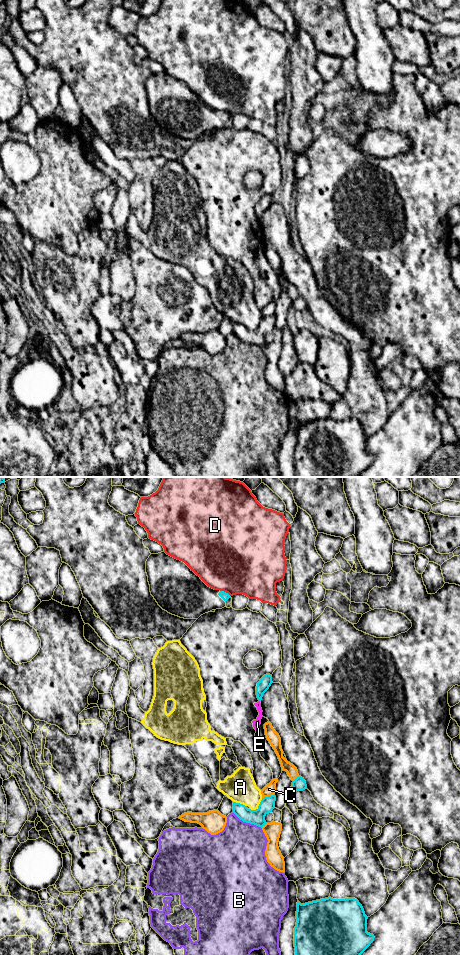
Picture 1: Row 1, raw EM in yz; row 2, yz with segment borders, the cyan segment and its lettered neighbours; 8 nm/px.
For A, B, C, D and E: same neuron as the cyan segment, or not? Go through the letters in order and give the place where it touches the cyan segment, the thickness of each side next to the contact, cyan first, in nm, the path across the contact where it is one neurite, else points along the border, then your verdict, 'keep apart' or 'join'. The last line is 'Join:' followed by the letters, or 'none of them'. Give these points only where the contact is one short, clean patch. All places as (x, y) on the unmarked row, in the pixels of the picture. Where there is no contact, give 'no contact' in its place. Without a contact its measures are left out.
A: contact yz (258, 326); calibres 130 and 240 nm; keep apart
B: contact yz (247, 342); calibres 130 and 420 nm; keep apart
C: contact yz (268, 316); calibres 130 and 90 nm; keep apart
D: contact yz (225, 112); calibres 70 and 500 nm; keep apart
E: contact yz (260, 222); calibres 100 and 60 nm; border yz (259, 220), (260, 223); keep apart
Join: none of them

